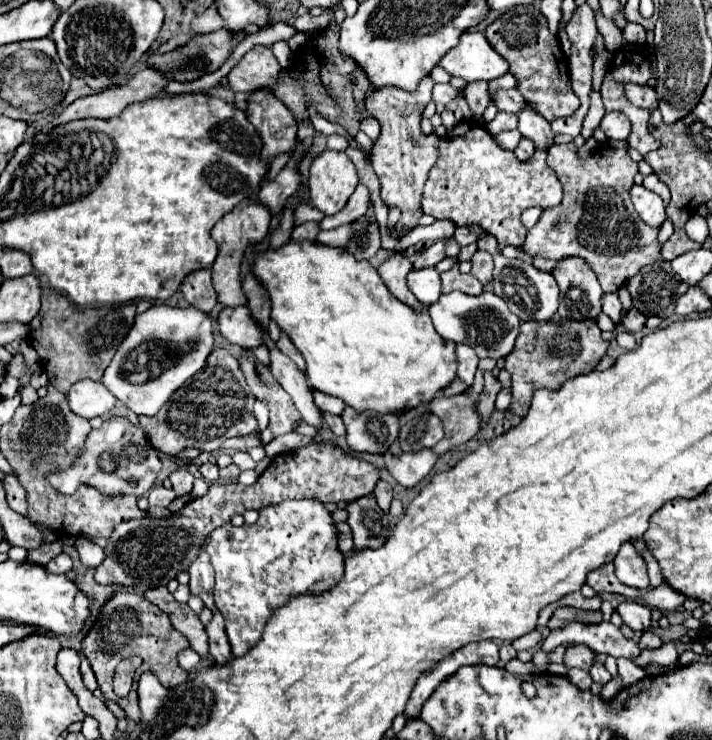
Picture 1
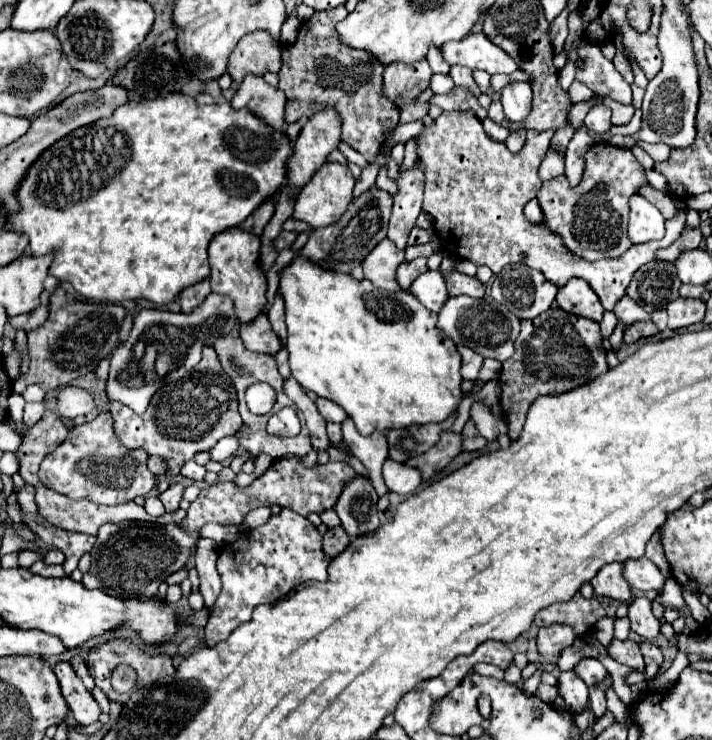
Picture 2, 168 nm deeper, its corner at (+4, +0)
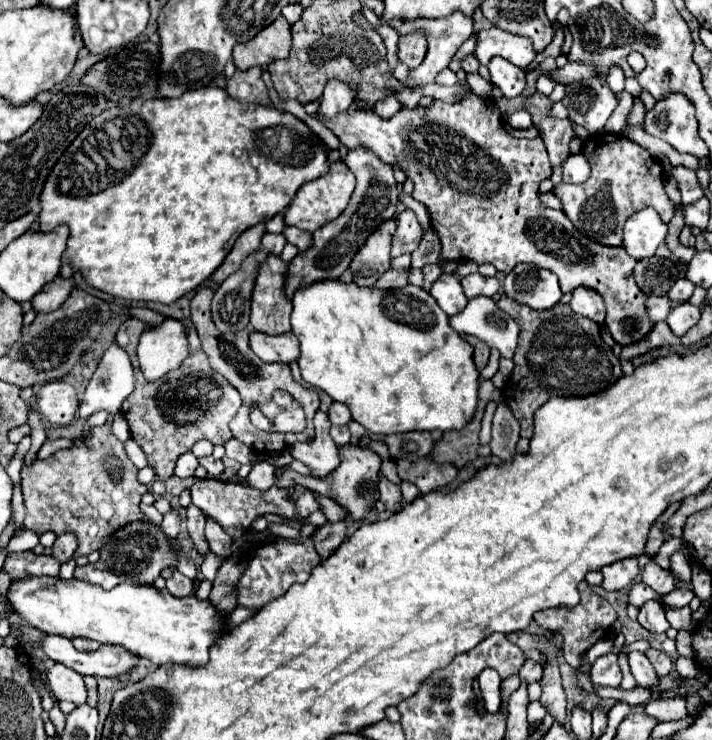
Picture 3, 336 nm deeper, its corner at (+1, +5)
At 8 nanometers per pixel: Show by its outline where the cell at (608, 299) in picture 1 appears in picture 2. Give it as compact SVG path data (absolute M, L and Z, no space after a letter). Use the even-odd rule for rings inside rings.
M628 295L620 299L620 303L616 305L614 313L616 313L616 317L618 317L622 323L626 323L626 325L632 325L632 323L636 323L636 321L650 321L650 313L646 313L646 311L644 311L636 301L632 301Z

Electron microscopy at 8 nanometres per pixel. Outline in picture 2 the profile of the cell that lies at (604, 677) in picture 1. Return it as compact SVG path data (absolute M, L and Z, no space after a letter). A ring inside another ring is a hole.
M598 685L590 689L590 711L592 711L592 715L596 719L602 717L604 711L606 711L606 695L604 695L604 691Z

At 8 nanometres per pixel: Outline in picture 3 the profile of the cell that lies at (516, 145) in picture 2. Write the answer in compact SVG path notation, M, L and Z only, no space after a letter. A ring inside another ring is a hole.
M521 110L521 112L515 112L508 117L508 122L515 129L525 130L525 128L531 128L533 126L533 122L531 122L531 116L529 116L529 112L525 112L525 110Z

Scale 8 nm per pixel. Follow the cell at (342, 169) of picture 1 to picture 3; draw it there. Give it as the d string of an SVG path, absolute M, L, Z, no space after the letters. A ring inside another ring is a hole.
M343 160L339 162L331 162L329 164L329 172L319 176L317 180L311 180L307 184L303 184L293 202L289 204L289 210L285 212L285 224L289 226L297 226L305 232L315 232L317 228L321 228L325 222L335 220L335 216L339 216L339 212L343 212L343 208L347 206L351 192L355 188L355 176L353 172L347 168L347 164Z

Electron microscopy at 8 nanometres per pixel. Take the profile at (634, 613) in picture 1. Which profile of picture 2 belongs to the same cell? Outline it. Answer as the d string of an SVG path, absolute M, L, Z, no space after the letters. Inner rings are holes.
M646 597L634 599L628 609L632 631L636 631L644 641L652 641L660 633L660 619L652 613L652 601Z

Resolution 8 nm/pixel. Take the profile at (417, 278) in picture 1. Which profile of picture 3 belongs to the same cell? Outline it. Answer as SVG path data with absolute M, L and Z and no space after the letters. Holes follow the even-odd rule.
M443 274L439 276L439 280L435 280L435 284L431 286L429 294L437 300L437 304L449 314L457 314L465 308L467 304L467 296L463 294L461 282L455 274Z

